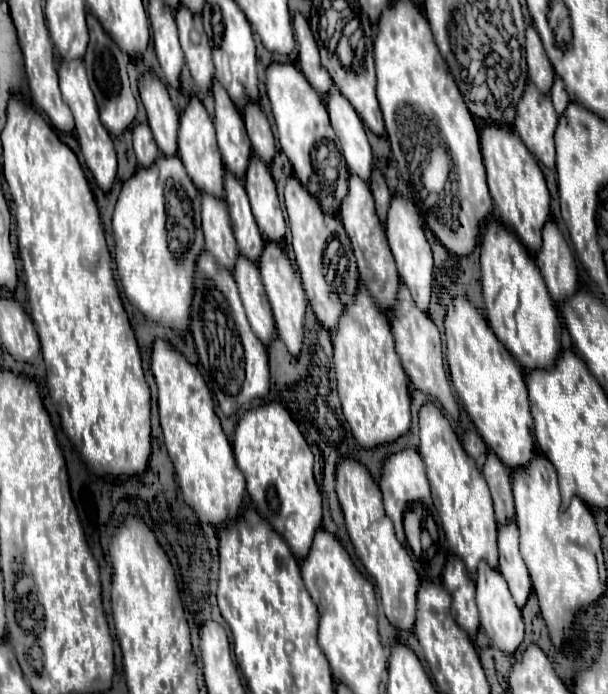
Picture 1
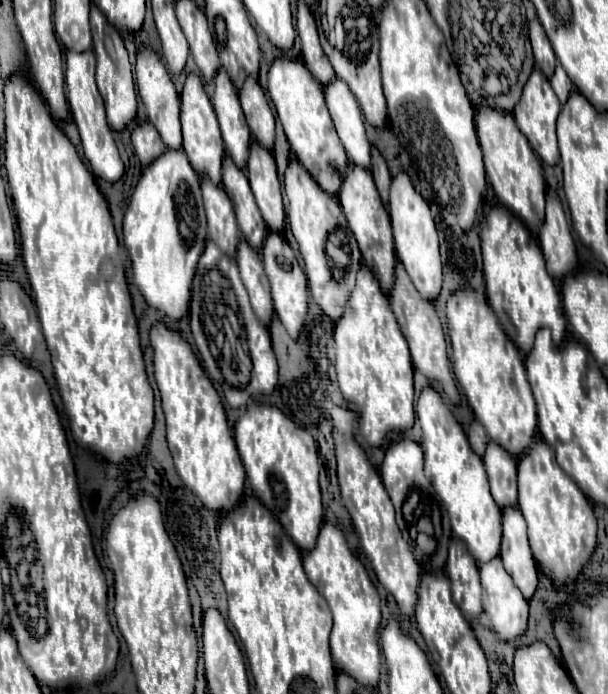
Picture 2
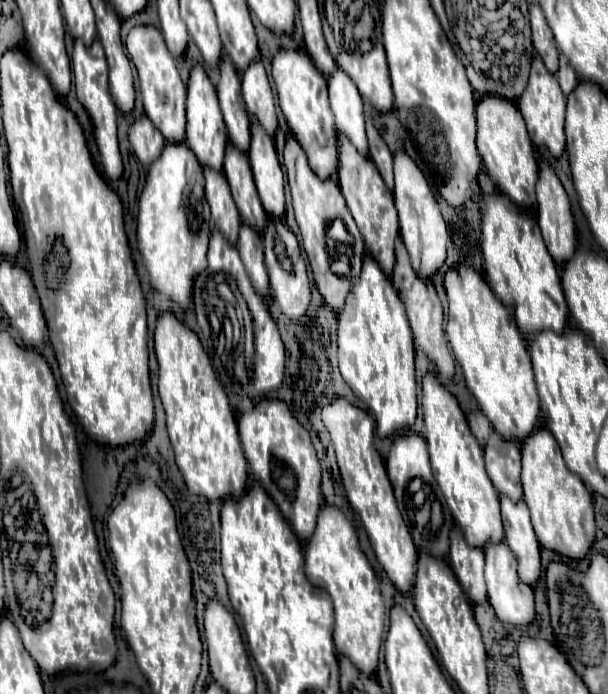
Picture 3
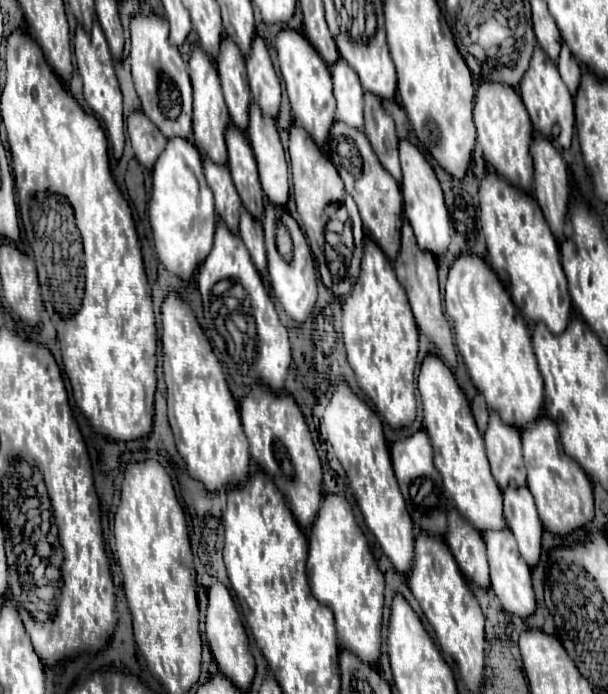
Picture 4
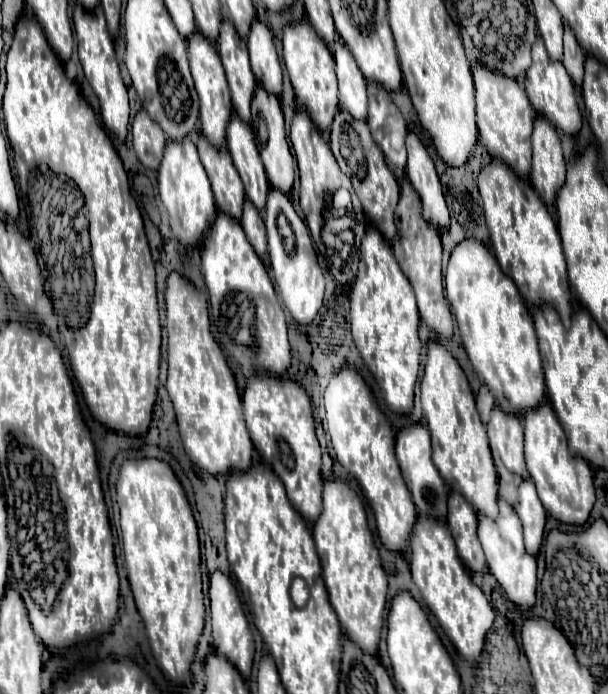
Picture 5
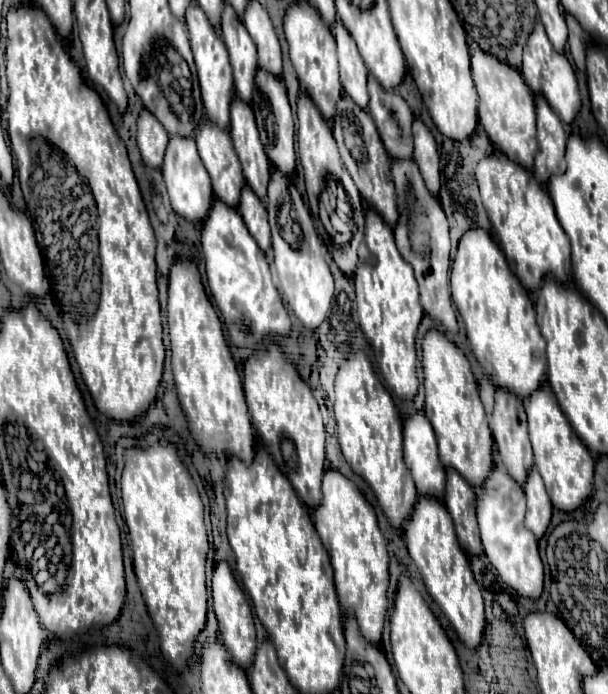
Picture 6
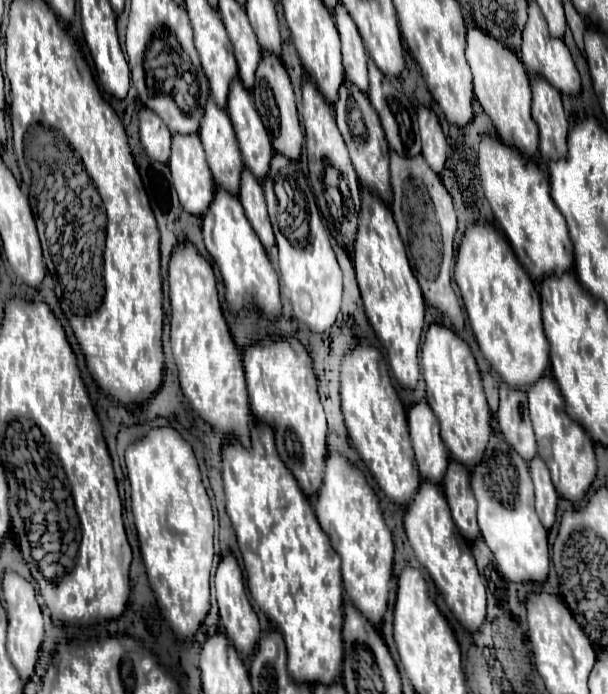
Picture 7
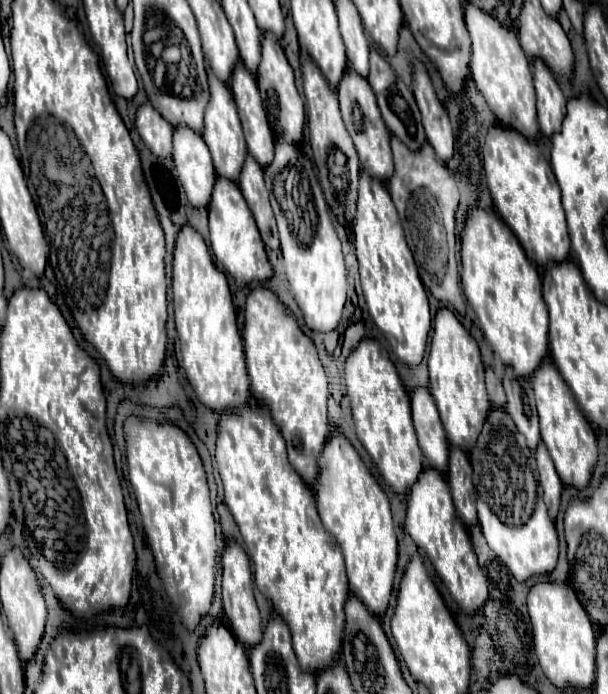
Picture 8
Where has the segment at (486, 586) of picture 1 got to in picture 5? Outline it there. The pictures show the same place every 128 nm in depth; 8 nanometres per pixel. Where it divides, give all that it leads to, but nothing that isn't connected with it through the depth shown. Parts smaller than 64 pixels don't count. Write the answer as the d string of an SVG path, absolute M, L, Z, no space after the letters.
M498 498L498 506L500 506L498 518L482 516L478 520L478 538L480 538L480 544L484 548L488 568L496 576L498 584L504 588L508 600L512 600L518 606L534 606L536 586L538 586L536 558L532 554L528 554L524 548L522 522L520 522L518 514L514 512L512 504L508 504L504 498Z

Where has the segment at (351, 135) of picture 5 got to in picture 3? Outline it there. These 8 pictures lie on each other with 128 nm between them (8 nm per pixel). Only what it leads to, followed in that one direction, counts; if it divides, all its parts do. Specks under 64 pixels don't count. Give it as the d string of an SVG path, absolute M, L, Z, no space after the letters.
M340 134L338 138L338 186L346 198L346 204L362 232L362 238L366 242L366 250L378 260L380 268L390 276L392 266L394 266L394 244L400 236L400 226L398 226L398 212L394 206L394 196L386 188L376 164L368 158L362 156L356 146Z

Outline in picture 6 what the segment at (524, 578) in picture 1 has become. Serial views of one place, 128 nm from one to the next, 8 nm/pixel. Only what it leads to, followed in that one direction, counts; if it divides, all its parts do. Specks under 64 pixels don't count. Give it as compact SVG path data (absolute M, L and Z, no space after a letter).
M536 468L528 472L526 484L526 498L528 498L528 512L526 512L526 528L530 528L538 538L542 538L550 526L552 518L552 502L546 492L544 480Z

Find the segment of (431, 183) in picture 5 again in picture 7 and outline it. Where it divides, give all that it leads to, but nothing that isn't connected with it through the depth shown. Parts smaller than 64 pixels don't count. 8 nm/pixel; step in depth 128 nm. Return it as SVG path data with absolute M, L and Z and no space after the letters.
M418 106L418 126L422 136L422 154L430 164L430 168L434 168L434 172L440 174L446 162L446 150L448 150L448 142L442 132L440 120L430 108Z

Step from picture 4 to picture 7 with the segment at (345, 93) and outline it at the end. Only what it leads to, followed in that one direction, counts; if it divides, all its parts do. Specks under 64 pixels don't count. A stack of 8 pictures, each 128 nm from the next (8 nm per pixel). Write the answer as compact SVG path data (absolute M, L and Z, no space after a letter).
M338 2L338 6L334 8L334 20L336 20L336 28L340 32L340 40L342 40L342 58L344 58L346 80L356 84L358 88L362 88L362 92L366 92L366 88L368 88L368 70L366 70L368 54L366 54L362 36L342 2Z

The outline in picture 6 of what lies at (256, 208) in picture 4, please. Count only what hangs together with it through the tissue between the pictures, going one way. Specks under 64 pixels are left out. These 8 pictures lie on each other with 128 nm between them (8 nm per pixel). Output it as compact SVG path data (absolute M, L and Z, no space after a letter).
M234 96L230 104L230 136L236 154L240 158L242 172L248 186L256 192L258 198L264 200L268 178L270 178L270 160L264 152L264 144L260 140L254 112L238 96Z

